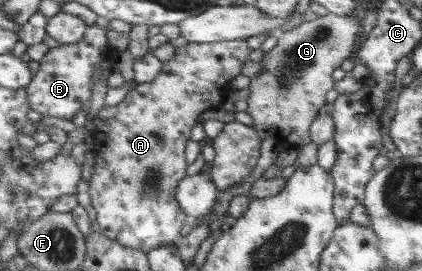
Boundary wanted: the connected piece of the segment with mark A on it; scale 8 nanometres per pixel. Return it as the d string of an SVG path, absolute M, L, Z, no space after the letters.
M224 40L216 43L180 42L176 56L163 61L163 69L152 81L139 83L116 106L102 107L93 123L102 132L105 144L96 146L94 166L96 174L88 181L91 204L97 212L100 231L112 240L118 240L129 248L150 252L173 243L188 216L175 199L175 188L185 175L184 158L186 141L196 118L209 108L220 108L225 102L230 80L239 74L242 64L248 60L248 46L244 40Z

